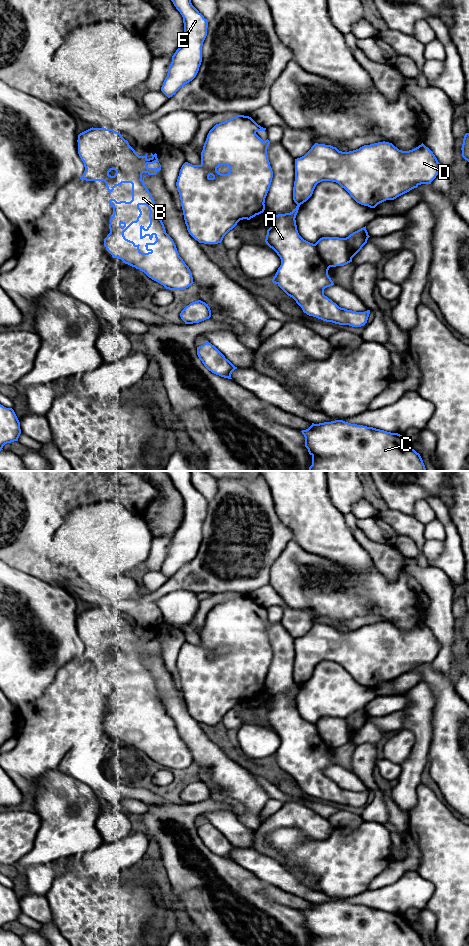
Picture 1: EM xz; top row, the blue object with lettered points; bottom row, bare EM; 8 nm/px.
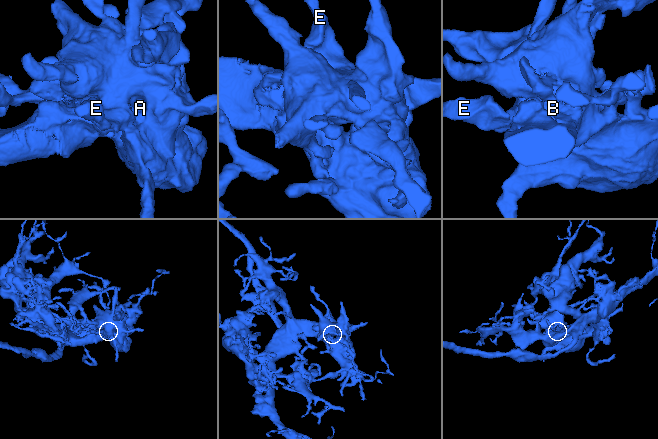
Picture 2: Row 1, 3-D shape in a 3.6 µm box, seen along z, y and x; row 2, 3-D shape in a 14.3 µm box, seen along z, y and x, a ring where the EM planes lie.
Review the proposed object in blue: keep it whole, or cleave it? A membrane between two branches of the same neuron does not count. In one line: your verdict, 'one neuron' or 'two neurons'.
one neuron

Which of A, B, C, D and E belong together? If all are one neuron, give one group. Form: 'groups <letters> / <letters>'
groups A B C D E

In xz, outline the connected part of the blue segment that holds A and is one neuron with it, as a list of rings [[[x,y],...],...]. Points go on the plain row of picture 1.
[[[383,621],[349,632],[339,631],[331,625],[315,623],[304,636],[295,639],[293,680],[297,684],[296,688],[290,693],[269,696],[271,704],[265,722],[281,739],[281,745],[272,762],[292,777],[309,796],[339,805],[364,806],[370,790],[356,792],[341,788],[324,775],[324,769],[334,765],[328,755],[329,748],[352,742],[352,738],[367,723],[370,716],[366,706],[346,718],[322,717],[313,724],[298,713],[295,698],[299,687],[312,676],[318,663],[332,661],[344,668],[357,683],[375,688],[378,684],[394,680],[421,664],[431,664],[439,651],[440,643],[423,623],[412,630],[402,631],[392,623]]]

